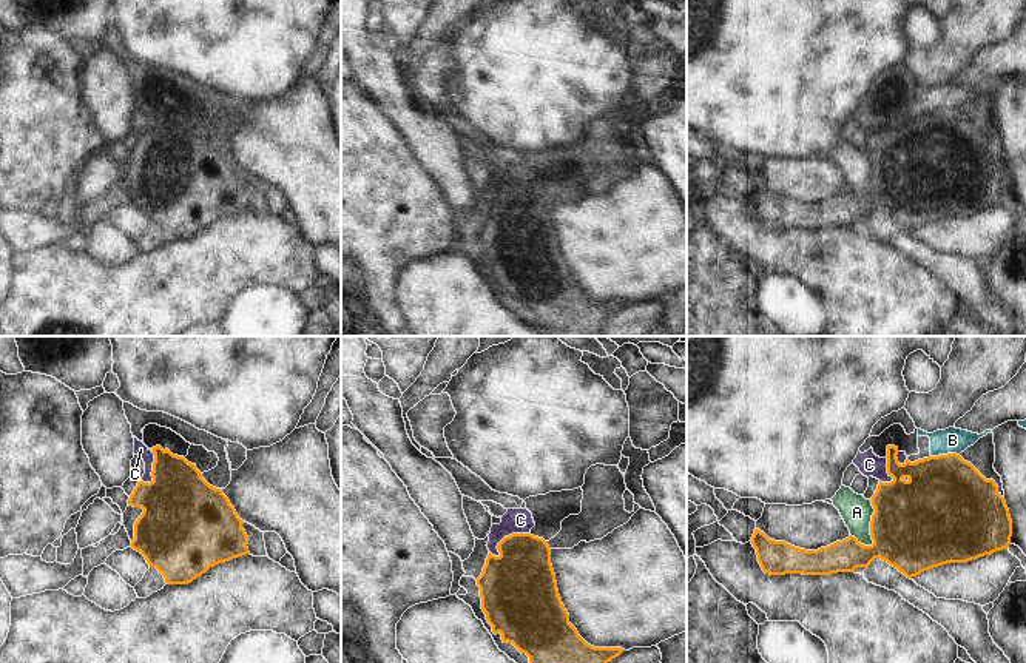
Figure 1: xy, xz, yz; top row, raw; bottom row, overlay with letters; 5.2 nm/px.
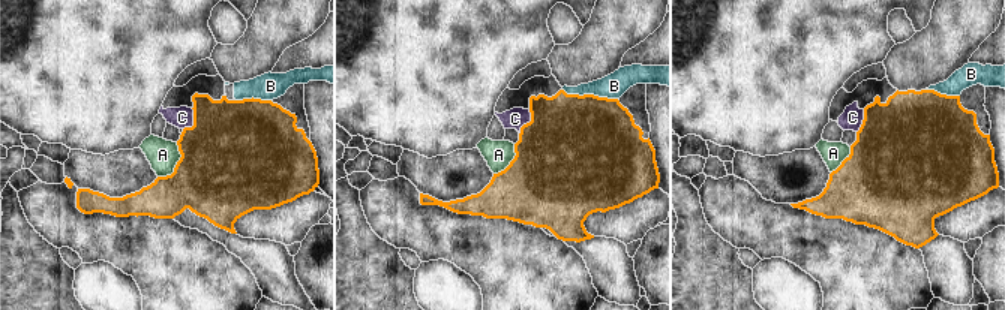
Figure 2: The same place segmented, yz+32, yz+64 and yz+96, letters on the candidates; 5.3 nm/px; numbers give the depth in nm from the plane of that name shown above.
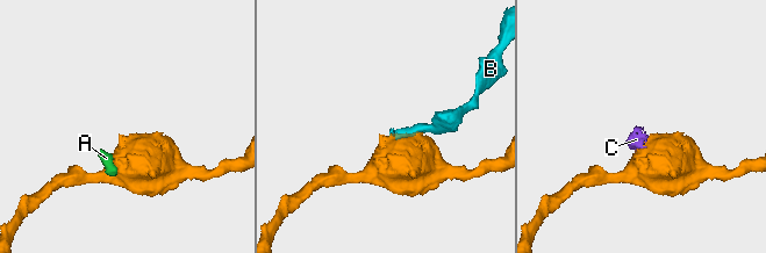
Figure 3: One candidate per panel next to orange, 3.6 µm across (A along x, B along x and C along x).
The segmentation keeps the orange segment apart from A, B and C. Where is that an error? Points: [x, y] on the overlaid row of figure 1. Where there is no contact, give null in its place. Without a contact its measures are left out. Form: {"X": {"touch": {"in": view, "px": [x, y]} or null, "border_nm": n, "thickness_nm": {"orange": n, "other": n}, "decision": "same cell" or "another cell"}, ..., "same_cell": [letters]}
{"A": {"touch": {"in": "yz", "px": [870, 526]}, "border_nm": 260, "thickness_nm": {"orange": 480, "other": 160}, "decision": "another cell"}, "B": {"touch": {"in": "yz", "px": [944, 455]}, "border_nm": 150, "thickness_nm": {"orange": 460, "other": 130}, "decision": "another cell"}, "C": {"touch": {"in": "xz", "px": [503, 538]}, "border_nm": 240, "thickness_nm": {"orange": 360, "other": 130}, "decision": "same cell"}, "same_cell": ["C"]}

